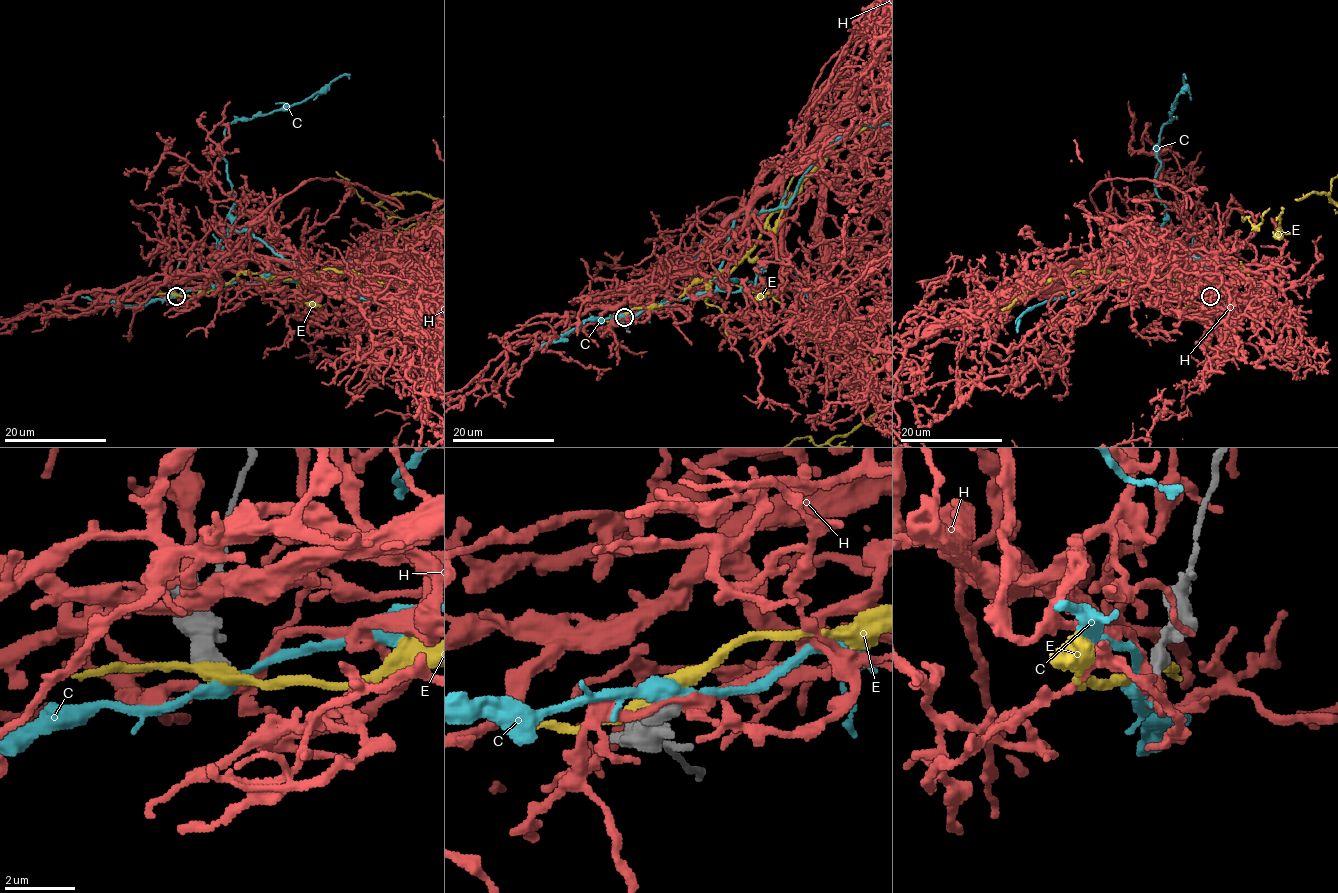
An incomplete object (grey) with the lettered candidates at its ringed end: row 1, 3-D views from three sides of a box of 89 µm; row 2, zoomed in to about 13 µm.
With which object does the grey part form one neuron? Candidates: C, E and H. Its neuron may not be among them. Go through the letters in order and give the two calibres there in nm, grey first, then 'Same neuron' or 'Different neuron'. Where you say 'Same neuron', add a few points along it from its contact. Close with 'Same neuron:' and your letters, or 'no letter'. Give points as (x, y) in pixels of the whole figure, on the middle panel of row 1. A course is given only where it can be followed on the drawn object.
C: Thickness 360 nm (grey) against 380 nm. Different neuron
E: Thickness 550 nm (grey) against 360 nm. Different neuron
H: Thickness 380 nm (grey) against 240 nm. Different neuron
Same neuron: no letter

